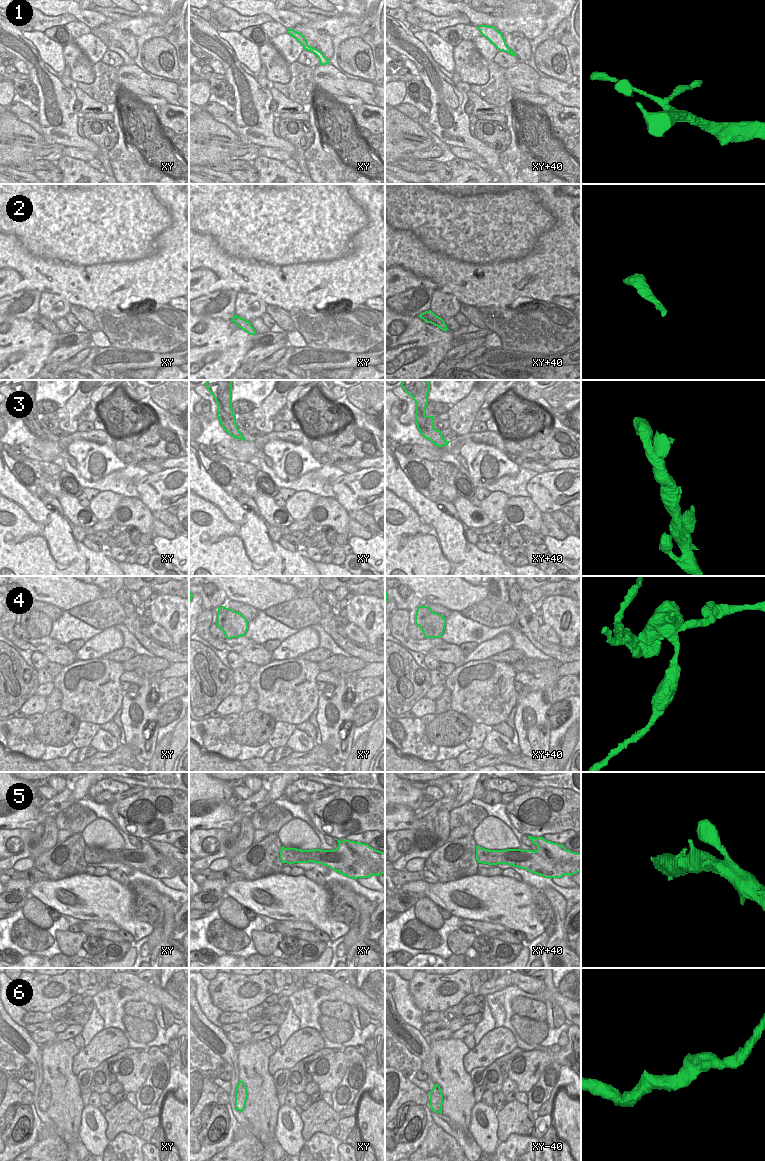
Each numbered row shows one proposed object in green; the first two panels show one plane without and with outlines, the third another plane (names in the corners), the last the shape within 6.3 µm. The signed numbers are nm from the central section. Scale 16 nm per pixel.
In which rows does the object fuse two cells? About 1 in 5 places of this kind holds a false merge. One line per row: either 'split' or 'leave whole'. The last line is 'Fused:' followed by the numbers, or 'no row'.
1: leave whole
2: leave whole
3: leave whole
4: split
5: leave whole
6: leave whole
Fused: 4

